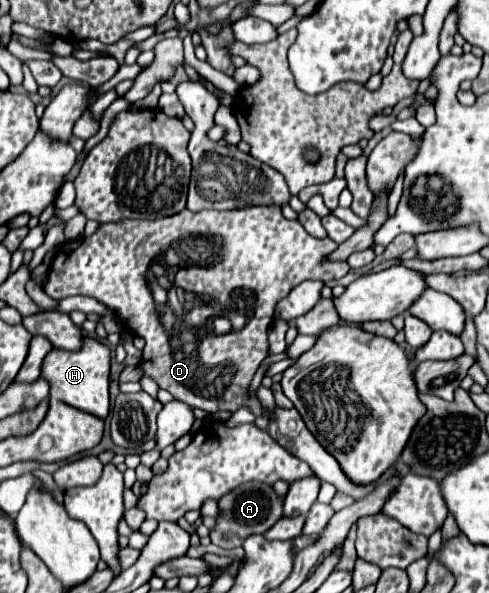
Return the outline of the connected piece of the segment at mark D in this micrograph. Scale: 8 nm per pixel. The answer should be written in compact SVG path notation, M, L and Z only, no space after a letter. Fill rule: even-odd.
M243 207L233 211L199 211L191 213L189 209L183 209L177 215L145 221L145 219L131 219L131 221L117 221L117 223L101 223L97 231L91 237L79 237L73 241L63 243L49 267L47 283L43 285L43 291L51 299L65 299L69 295L89 295L105 303L107 307L113 307L117 317L121 319L123 327L127 327L133 335L139 335L145 339L141 367L147 377L155 379L155 383L161 389L167 389L175 399L199 407L207 413L219 411L237 411L241 405L249 405L255 415L261 415L263 409L257 399L247 397L247 387L257 373L261 361L267 357L267 329L273 321L273 311L277 301L287 297L287 293L297 287L301 281L317 279L317 281L333 281L341 279L349 273L349 265L345 261L325 261L325 257L337 247L335 241L329 237L315 239L311 237L299 221L289 221L283 217L279 207ZM179 245L199 245L199 261L195 265L179 267L173 279L173 285L183 291L169 291L171 297L167 303L157 305L151 289L147 287L147 269L153 263L153 259ZM223 311L233 311L241 317L247 317L245 325L241 329L233 329L225 335L217 335L213 331L205 331L205 325L209 319L223 315ZM219 367L219 375L213 381L207 381L209 373Z

